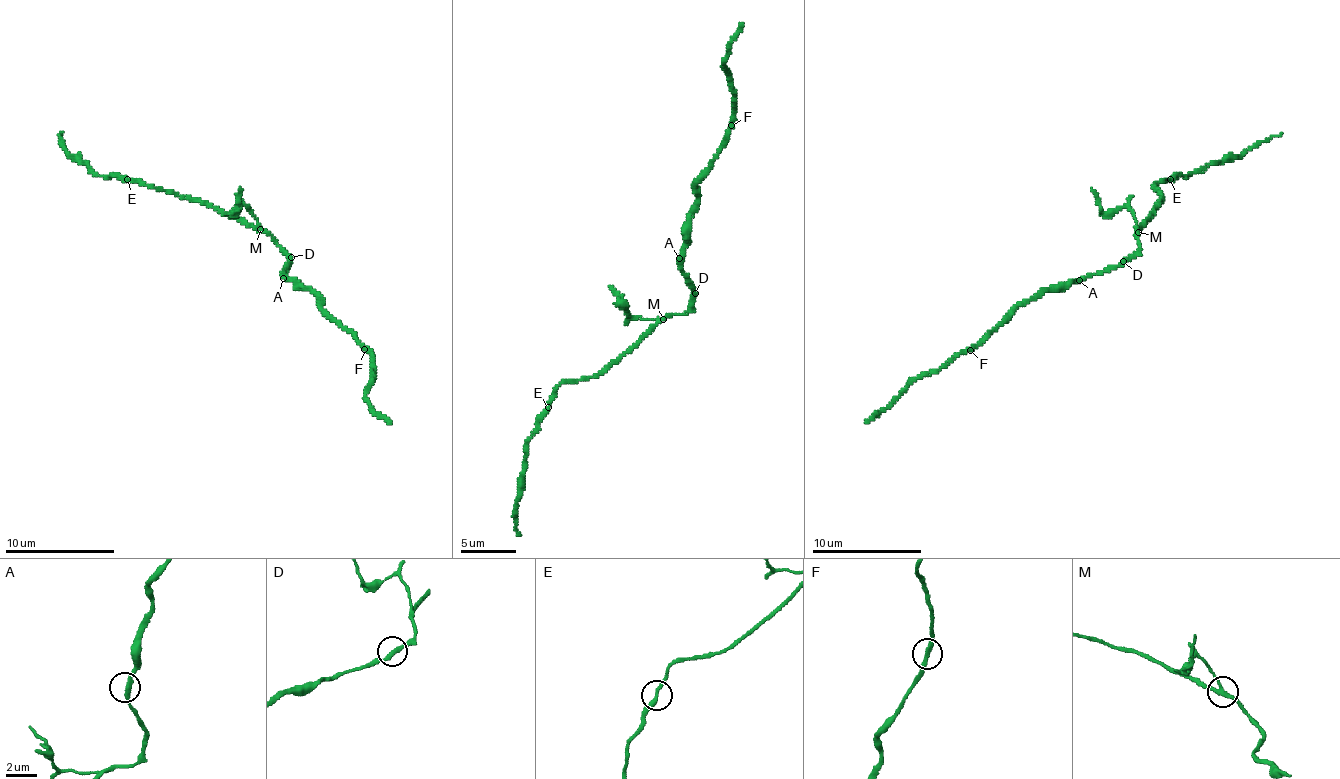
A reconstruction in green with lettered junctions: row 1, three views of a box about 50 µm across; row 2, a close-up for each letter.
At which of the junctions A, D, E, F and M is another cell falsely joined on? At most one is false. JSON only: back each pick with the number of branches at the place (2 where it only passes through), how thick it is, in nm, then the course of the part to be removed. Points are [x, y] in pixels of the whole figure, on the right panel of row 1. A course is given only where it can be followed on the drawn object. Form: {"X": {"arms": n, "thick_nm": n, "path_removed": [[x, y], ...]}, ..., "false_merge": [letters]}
{"M": {"arms": 3, "thick_nm": 220, "path_removed": [[1138, 232], [1126, 207], [1106, 212], [1091, 188]]}, "false_merge": ["M"]}

